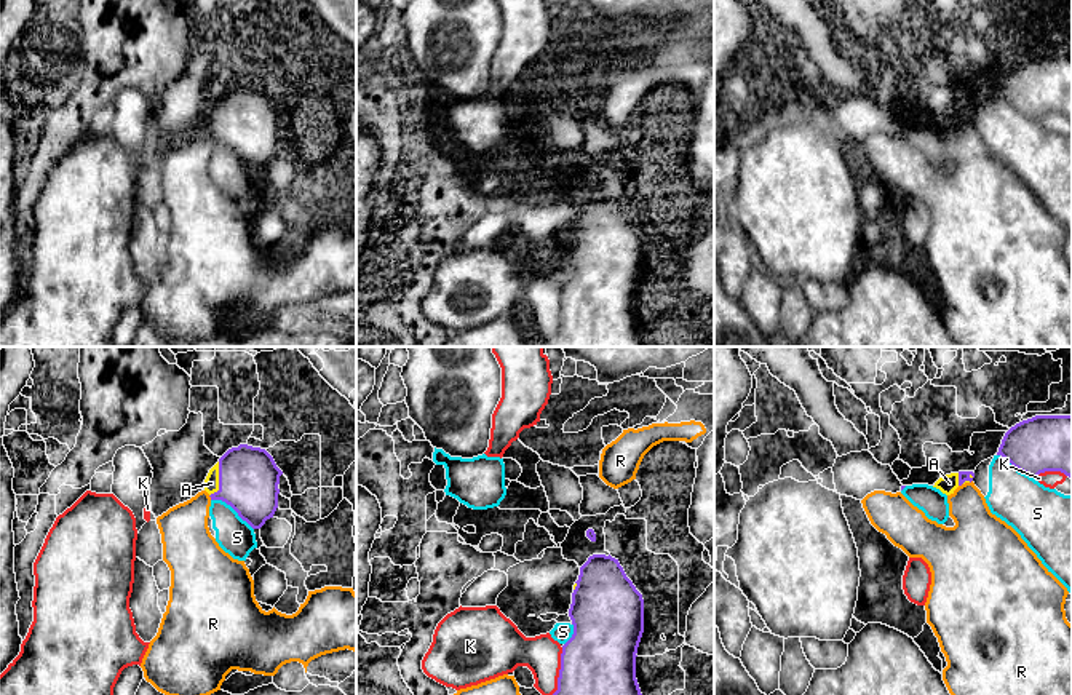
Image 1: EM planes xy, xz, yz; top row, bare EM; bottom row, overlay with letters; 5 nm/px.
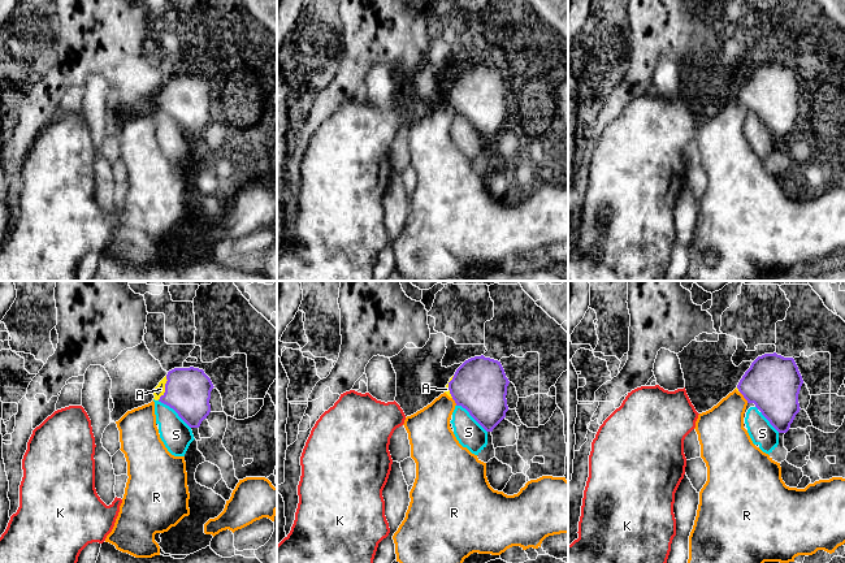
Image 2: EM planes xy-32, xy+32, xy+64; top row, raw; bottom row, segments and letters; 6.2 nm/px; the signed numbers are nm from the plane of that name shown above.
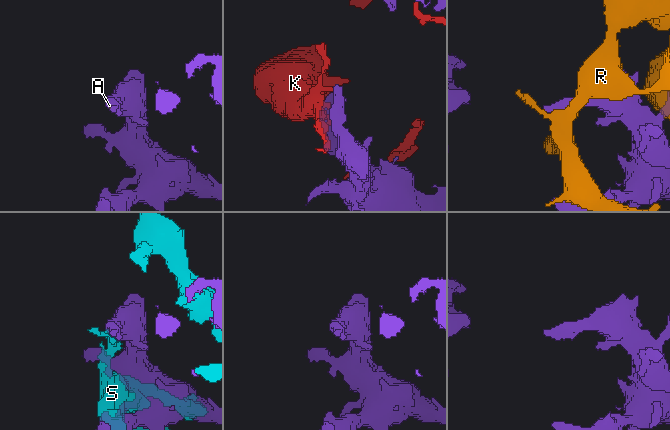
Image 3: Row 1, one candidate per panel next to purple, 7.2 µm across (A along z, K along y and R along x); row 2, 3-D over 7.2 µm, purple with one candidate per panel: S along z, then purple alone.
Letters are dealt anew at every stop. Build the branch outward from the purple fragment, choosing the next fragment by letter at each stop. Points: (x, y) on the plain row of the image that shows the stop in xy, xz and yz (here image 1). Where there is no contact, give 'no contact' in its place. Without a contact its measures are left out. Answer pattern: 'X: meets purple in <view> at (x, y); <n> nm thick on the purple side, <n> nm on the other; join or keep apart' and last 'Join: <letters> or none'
A: meets purple in xy at (219, 122); 300 nm thick on the purple side, 80 nm on the other; join
K: meets purple in xz at (559, 315); 440 nm thick on the purple side, 190 nm on the other; keep apart
R: meets purple in xy at (210, 138); 300 nm thick on the purple side, 240 nm on the other; keep apart
S: meets purple in xy at (232, 149); 300 nm thick on the purple side, 180 nm on the other; keep apart
Join: A

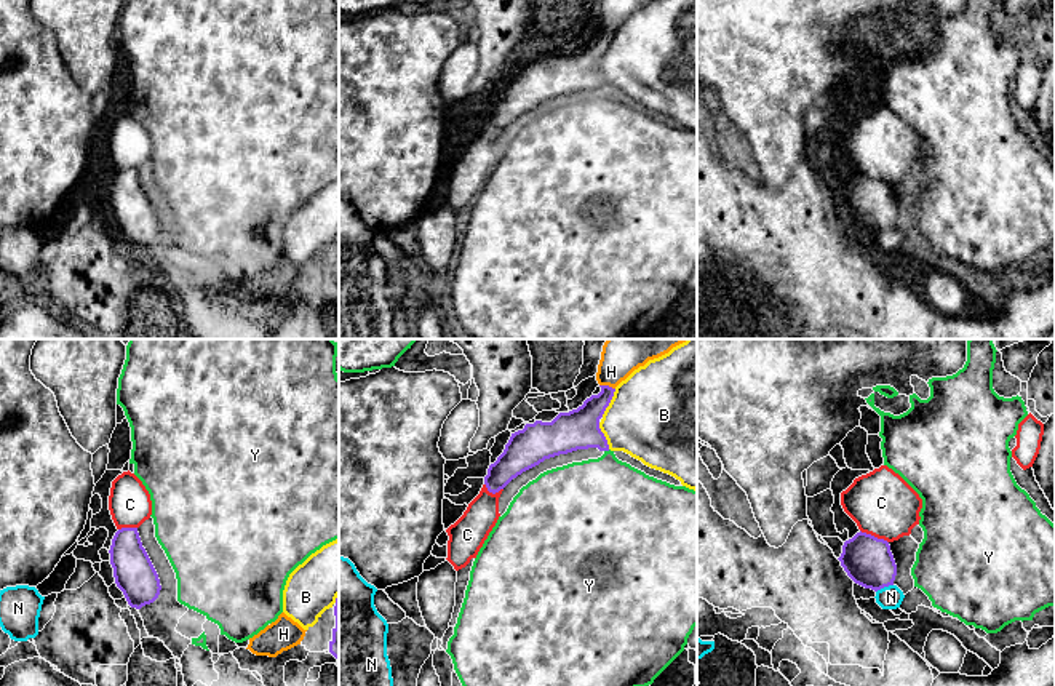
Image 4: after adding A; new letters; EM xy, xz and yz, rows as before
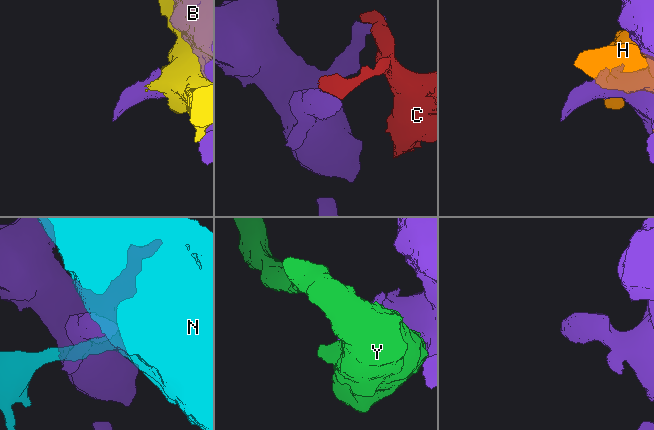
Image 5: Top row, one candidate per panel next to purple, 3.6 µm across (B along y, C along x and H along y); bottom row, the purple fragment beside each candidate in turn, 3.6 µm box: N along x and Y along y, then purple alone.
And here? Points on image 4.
B: meets purple in xz at (609, 43); 200 nm thick on the purple side, 480 nm on the other; keep apart
C: meets purple in yz at (873, 178); 240 nm thick on the purple side, 320 nm on the other; keep apart
H: meets purple in xz at (608, 27); 190 nm thick on the purple side, 140 nm on the other; keep apart
N: meets purple in yz at (884, 227); 240 nm thick on the purple side, 120 nm on the other; keep apart
Y: meets purple in xz at (606, 91); 200 nm thick on the purple side, 420 nm on the other; keep apart
Join: none

